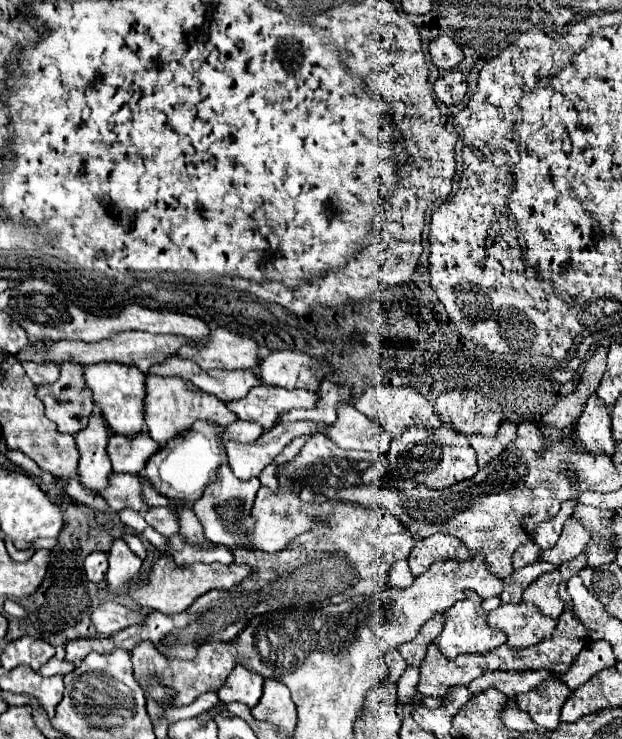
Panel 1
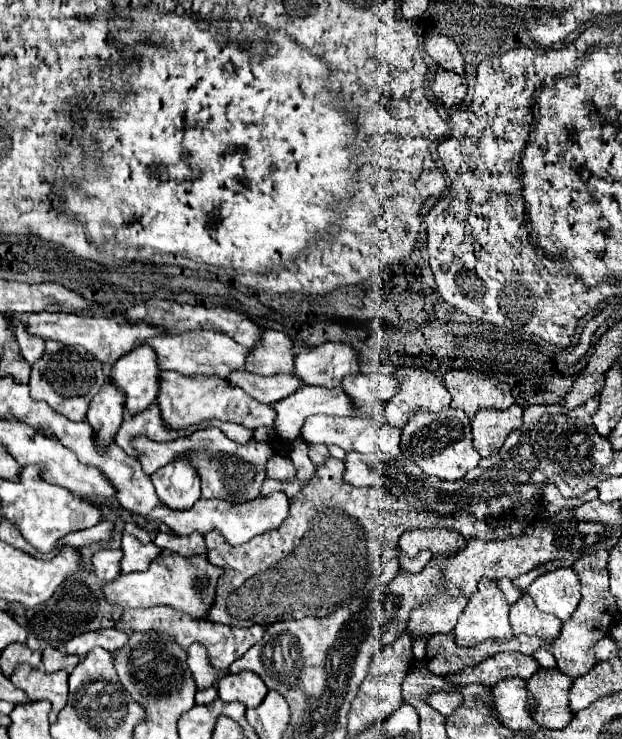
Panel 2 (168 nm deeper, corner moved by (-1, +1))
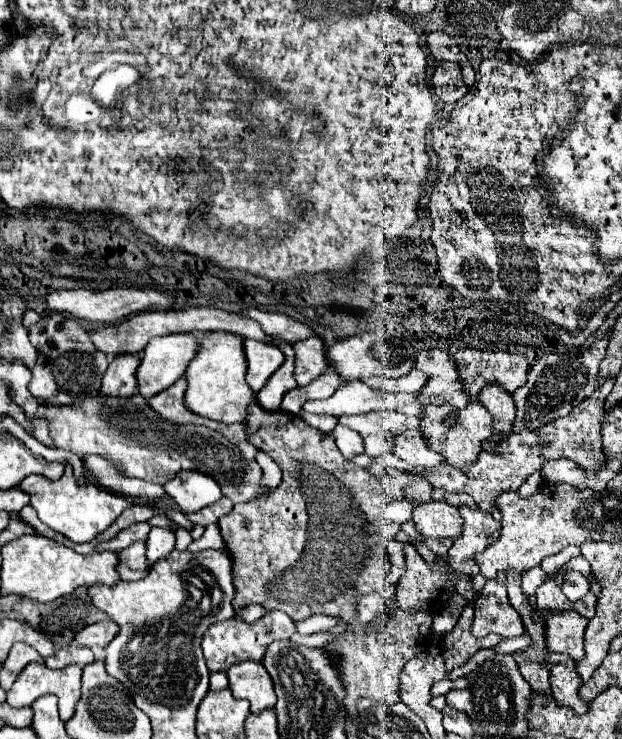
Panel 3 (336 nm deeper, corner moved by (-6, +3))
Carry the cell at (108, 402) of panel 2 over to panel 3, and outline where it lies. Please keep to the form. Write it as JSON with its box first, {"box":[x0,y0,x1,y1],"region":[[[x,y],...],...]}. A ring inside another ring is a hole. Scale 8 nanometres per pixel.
{"box":[101,355,139,397],"region":[[[119,355],[111,359],[109,369],[103,375],[101,395],[103,397],[133,397],[137,391],[137,371],[139,359],[133,355]]]}

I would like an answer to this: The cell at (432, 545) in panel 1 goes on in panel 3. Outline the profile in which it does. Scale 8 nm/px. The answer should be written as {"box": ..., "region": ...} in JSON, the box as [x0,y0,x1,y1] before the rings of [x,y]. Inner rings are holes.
{"box":[413,501,463,539],"region":[[[433,501],[413,509],[415,529],[433,539],[457,539],[463,533],[463,517],[457,507],[447,505],[445,501]]]}

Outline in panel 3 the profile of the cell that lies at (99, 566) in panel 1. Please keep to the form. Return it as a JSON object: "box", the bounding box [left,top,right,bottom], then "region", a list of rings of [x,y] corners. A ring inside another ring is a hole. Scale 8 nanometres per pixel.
{"box":[117,541,151,581],"region":[[[143,541],[133,543],[131,547],[119,551],[117,555],[121,557],[121,565],[117,565],[117,573],[121,573],[123,581],[139,579],[139,577],[147,575],[147,569],[151,563],[145,557],[145,543]]]}

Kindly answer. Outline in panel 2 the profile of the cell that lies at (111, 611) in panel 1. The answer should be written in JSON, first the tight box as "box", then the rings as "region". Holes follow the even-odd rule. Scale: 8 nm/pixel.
{"box":[114,607,266,671],"region":[[[152,607],[152,609],[128,609],[120,615],[118,621],[114,621],[114,627],[120,631],[168,631],[180,643],[182,647],[190,647],[194,641],[202,643],[208,651],[210,663],[216,671],[228,671],[228,667],[240,659],[254,643],[258,643],[266,631],[262,625],[252,625],[248,629],[238,629],[238,627],[228,627],[212,621],[194,621],[188,619],[188,615],[180,615],[180,611],[172,611],[170,607]]]}

